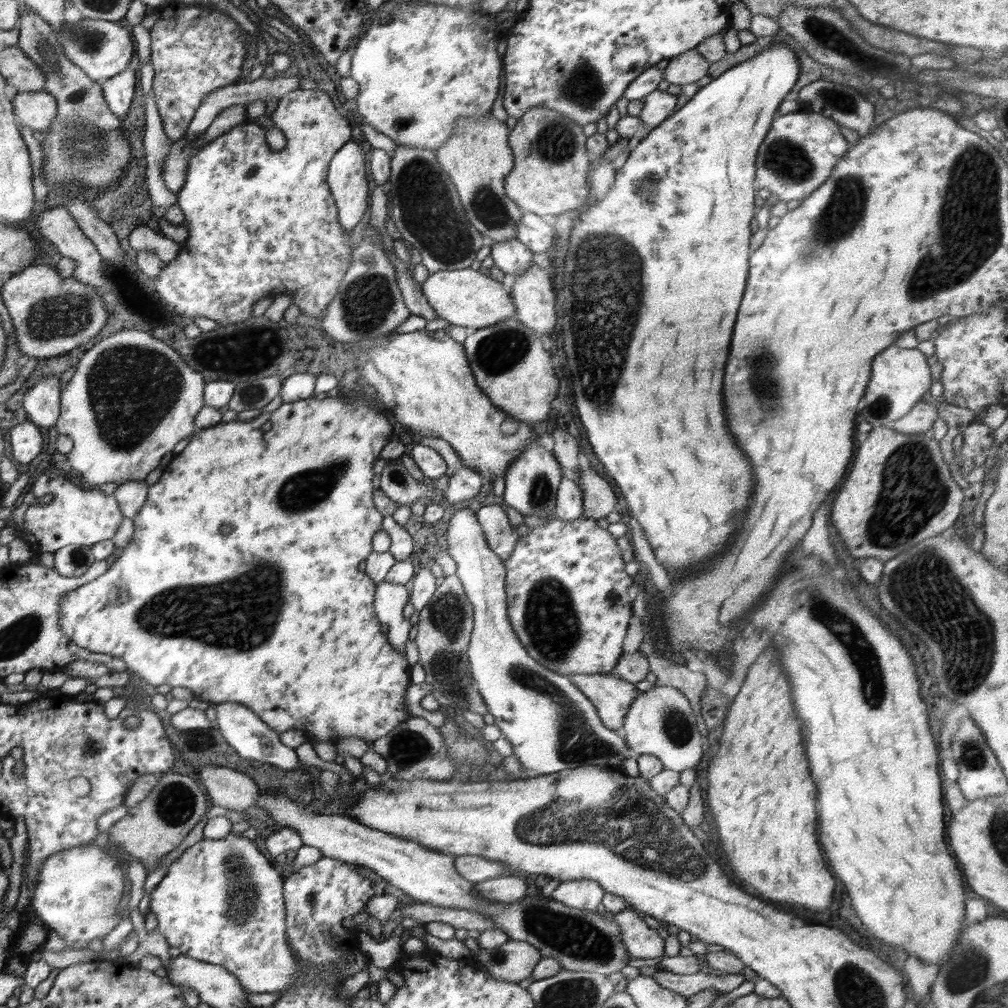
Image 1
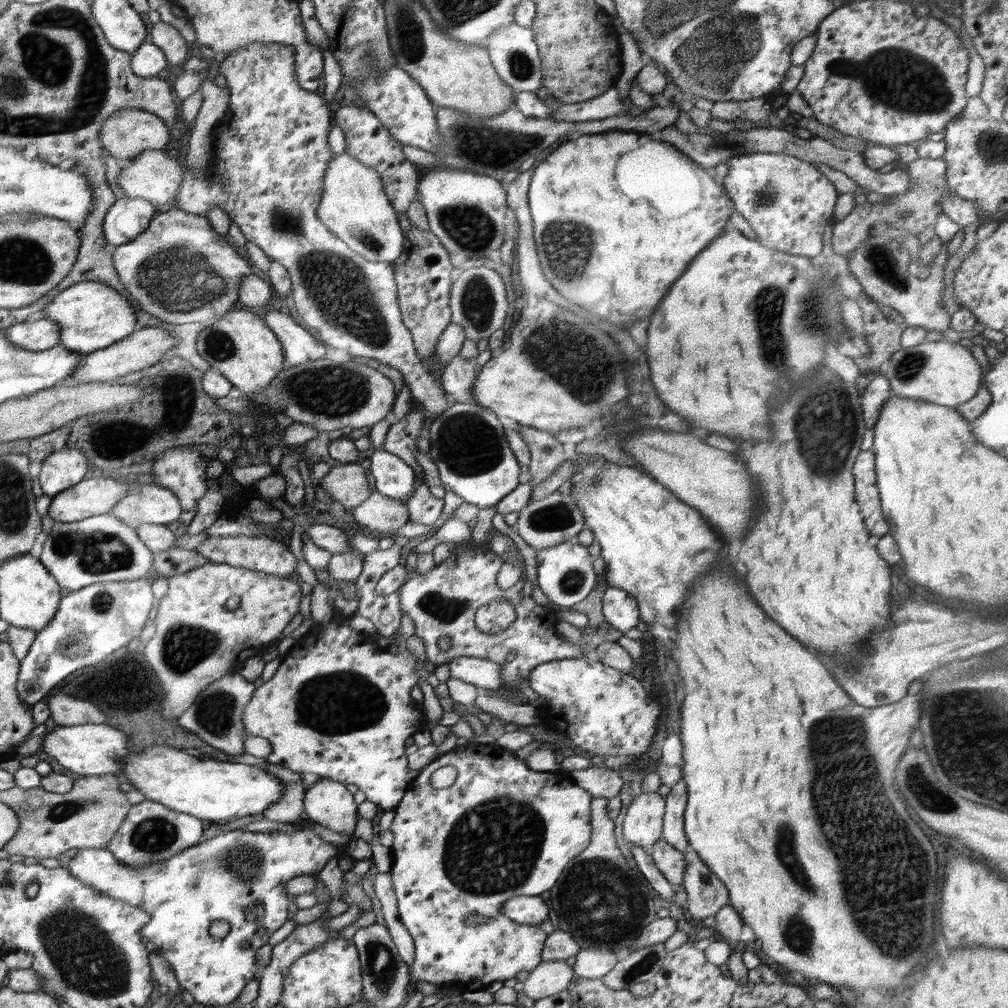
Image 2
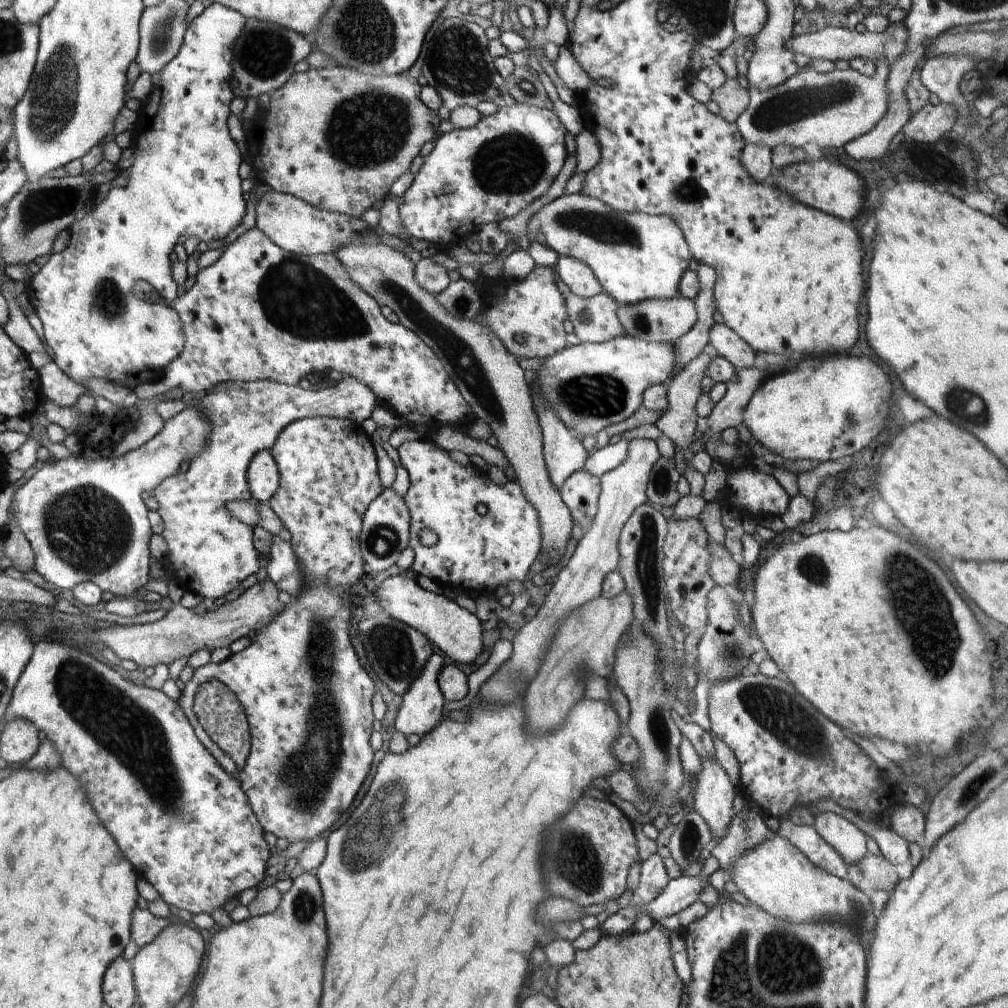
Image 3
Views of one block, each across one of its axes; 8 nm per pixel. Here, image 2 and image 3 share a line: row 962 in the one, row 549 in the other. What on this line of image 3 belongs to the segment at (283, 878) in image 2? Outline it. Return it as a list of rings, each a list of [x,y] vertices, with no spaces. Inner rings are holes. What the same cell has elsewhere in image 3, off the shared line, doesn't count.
[[[345,376],[336,386],[317,392],[302,389],[299,385],[286,385],[270,380],[228,380],[216,386],[214,391],[208,391],[206,396],[194,405],[194,408],[212,424],[204,448],[198,456],[192,458],[186,472],[176,472],[174,476],[164,478],[156,486],[156,490],[150,492],[158,502],[157,512],[164,522],[162,536],[168,545],[165,558],[170,560],[172,568],[178,572],[180,586],[185,591],[194,591],[215,601],[238,586],[247,584],[260,570],[259,552],[254,548],[252,527],[236,520],[226,508],[226,502],[230,500],[253,499],[248,487],[247,472],[252,458],[260,450],[271,450],[280,432],[296,420],[324,416],[352,420],[361,424],[371,418],[376,406],[378,401],[370,388],[352,376]]]

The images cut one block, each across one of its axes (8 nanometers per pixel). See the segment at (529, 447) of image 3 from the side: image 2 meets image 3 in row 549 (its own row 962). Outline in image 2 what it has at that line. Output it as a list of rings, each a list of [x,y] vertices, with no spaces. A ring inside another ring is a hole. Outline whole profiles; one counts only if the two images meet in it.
[[[568,960],[542,962],[524,980],[524,992],[532,1000],[540,1000],[553,995],[553,992],[567,990],[575,980],[575,973]]]

